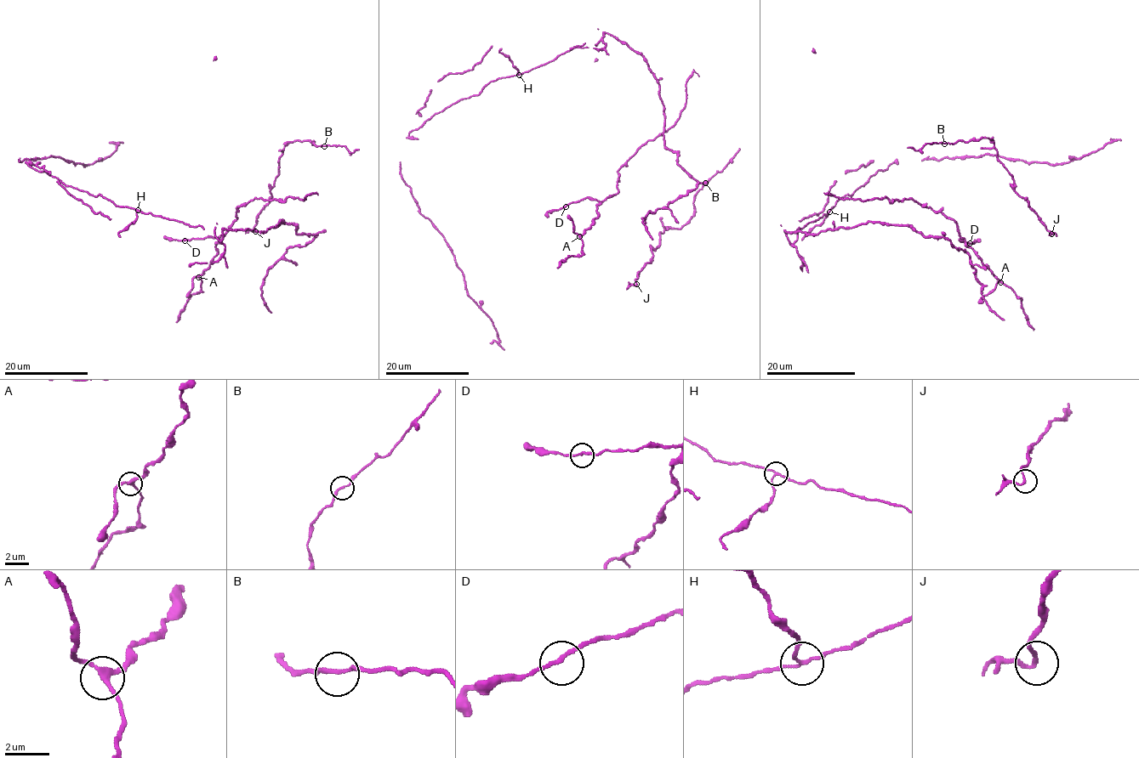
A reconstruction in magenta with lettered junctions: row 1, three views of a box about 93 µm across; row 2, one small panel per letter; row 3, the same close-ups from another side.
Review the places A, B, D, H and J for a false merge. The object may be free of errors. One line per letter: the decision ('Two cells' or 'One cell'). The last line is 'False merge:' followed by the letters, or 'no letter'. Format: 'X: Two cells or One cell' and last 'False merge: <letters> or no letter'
A: One cell
B: One cell
D: One cell
H: Two cells
J: One cell
False merge: H

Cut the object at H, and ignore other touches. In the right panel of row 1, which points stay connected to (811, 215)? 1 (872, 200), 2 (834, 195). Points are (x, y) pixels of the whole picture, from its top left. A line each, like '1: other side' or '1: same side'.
1: other side
2: other side

